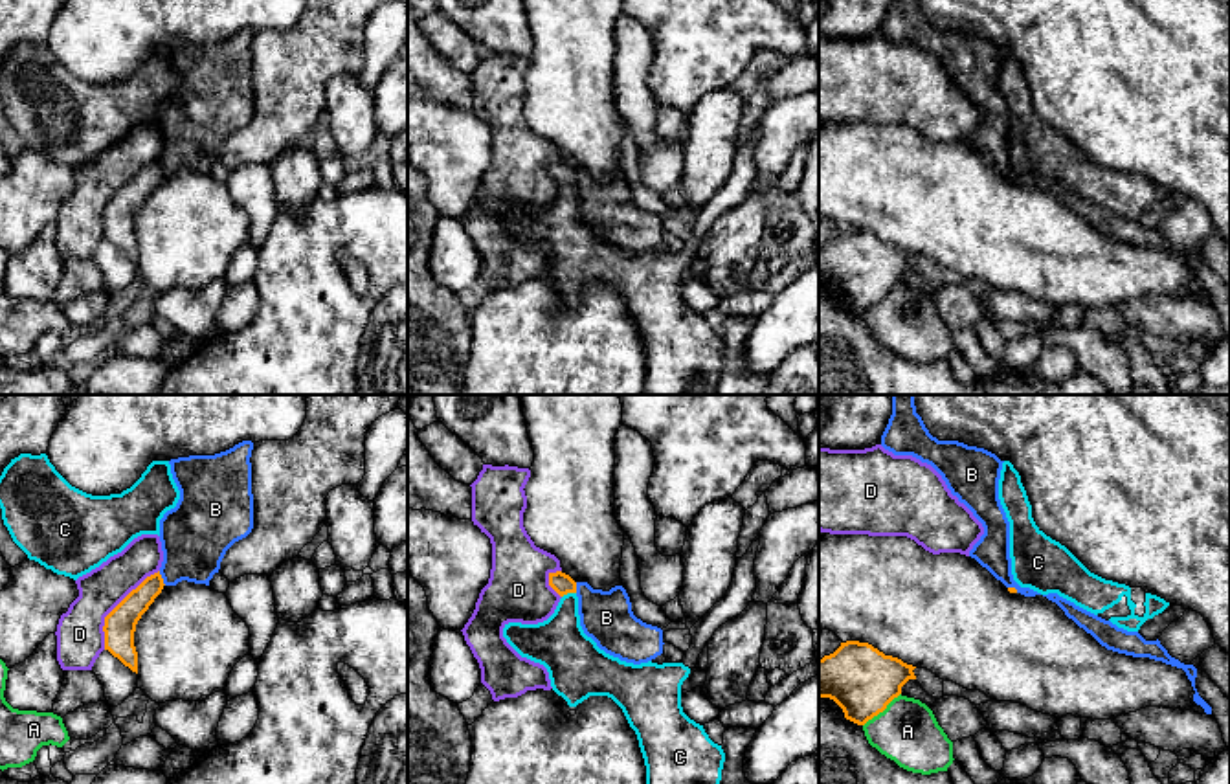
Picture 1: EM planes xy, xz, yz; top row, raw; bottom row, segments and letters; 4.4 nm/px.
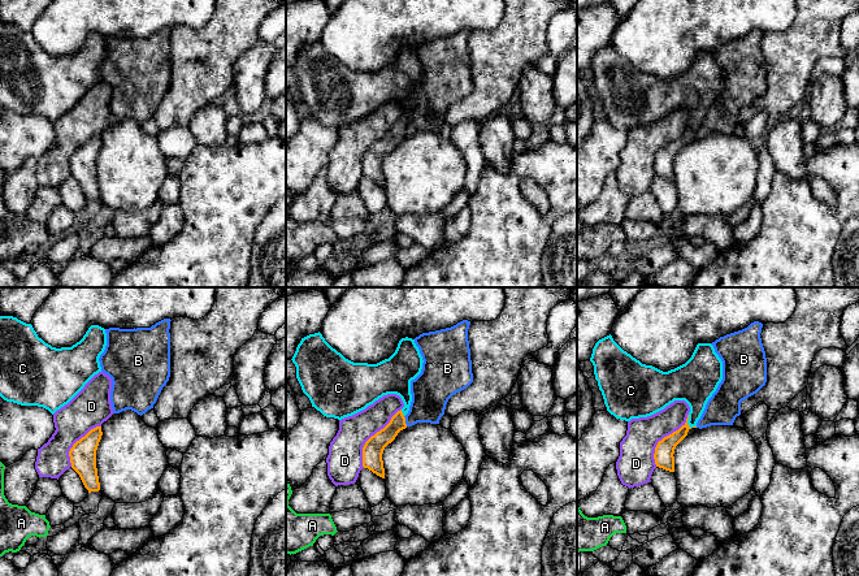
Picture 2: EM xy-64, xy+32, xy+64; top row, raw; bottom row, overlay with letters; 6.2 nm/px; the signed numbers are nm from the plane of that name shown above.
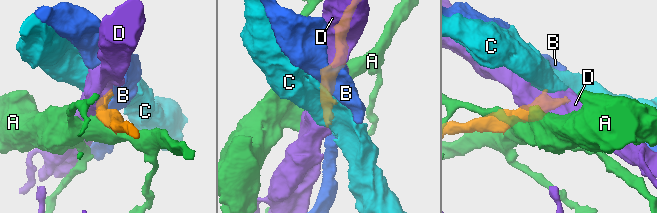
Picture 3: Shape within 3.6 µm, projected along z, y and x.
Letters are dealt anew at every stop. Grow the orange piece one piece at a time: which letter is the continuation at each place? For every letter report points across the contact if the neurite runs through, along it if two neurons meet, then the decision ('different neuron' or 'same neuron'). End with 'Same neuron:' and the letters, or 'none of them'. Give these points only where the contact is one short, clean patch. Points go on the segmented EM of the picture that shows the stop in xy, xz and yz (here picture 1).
A: different neuron
B: different neuron
C: across xz (560, 582), (568, 592), (566, 621), (559, 643) | same neuron
D: different neuron
Same neuron: C

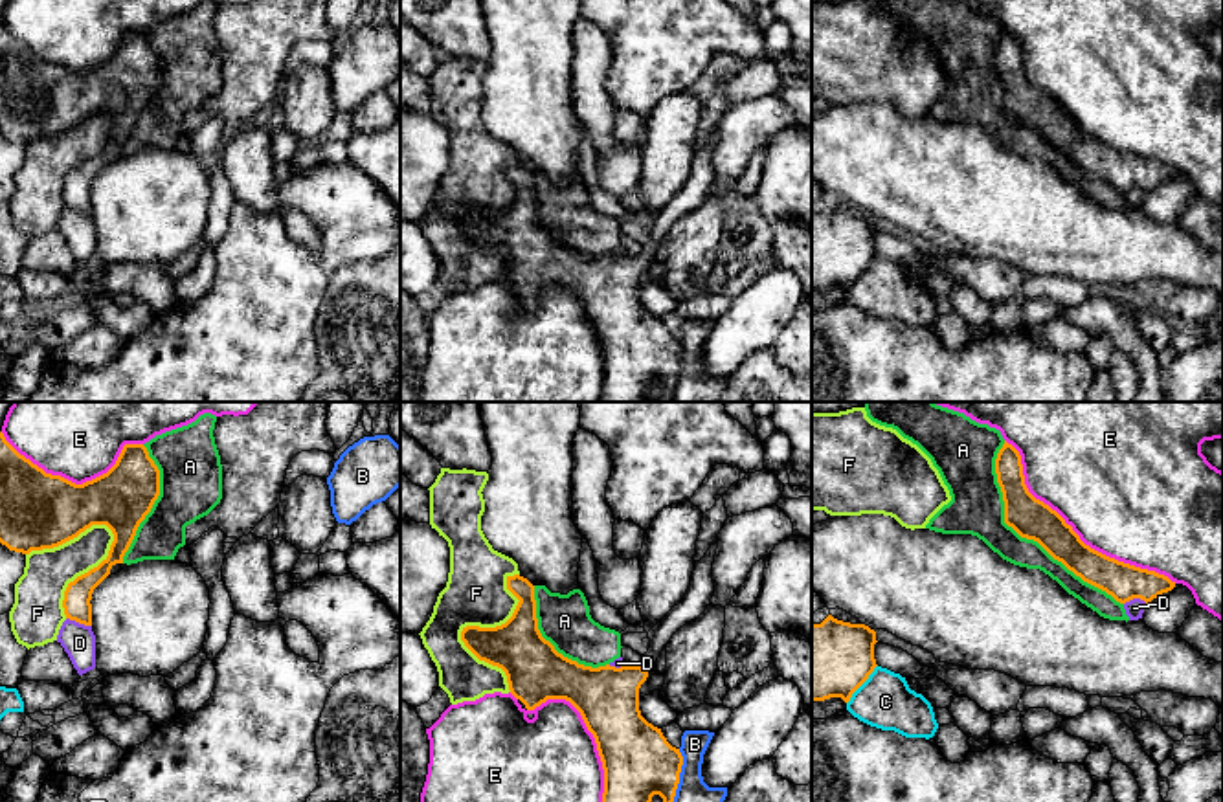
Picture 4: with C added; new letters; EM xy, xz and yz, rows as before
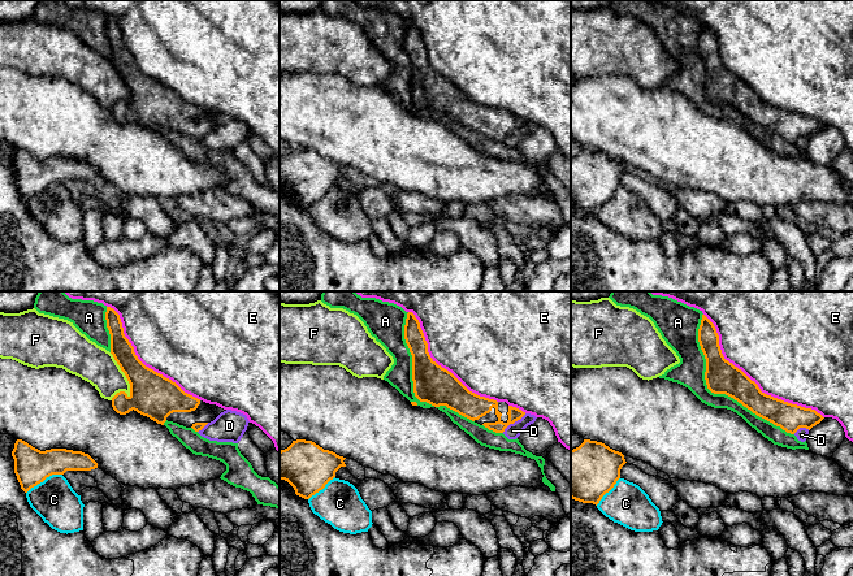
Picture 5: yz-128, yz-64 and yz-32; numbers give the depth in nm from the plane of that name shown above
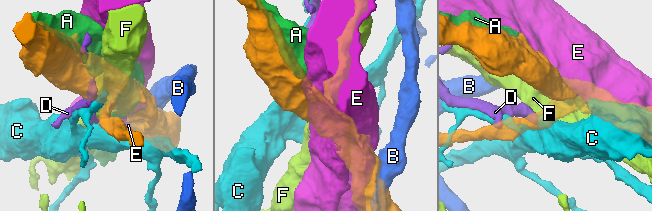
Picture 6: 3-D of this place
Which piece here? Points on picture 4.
A: different neuron
B: different neuron
C: different neuron
D: different neuron
E: different neuron
F: different neuron
Same neuron: none of them

